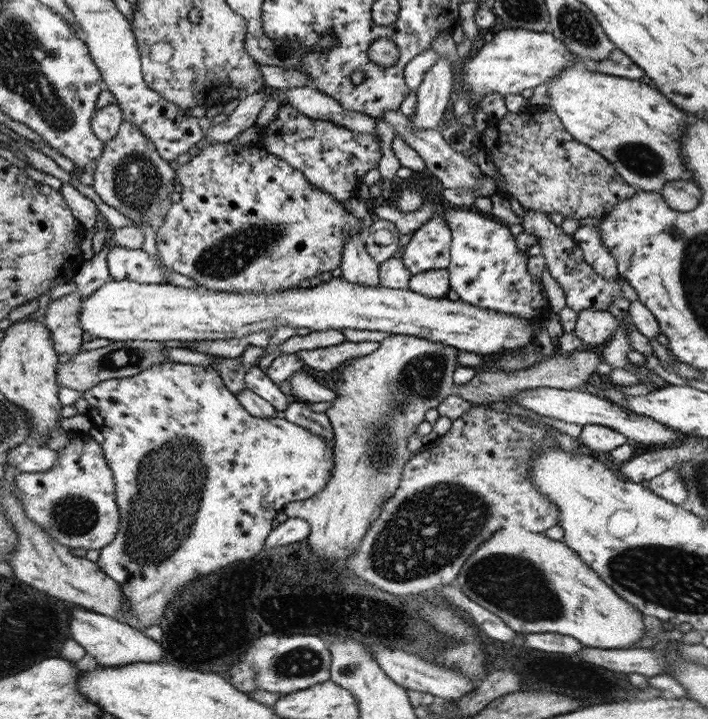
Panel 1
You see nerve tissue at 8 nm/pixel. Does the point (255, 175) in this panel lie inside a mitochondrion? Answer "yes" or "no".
no

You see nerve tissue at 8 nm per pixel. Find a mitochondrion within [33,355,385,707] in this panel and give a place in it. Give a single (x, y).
(172, 486)

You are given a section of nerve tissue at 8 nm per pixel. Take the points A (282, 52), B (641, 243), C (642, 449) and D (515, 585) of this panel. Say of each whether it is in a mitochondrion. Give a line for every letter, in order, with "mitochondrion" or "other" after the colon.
A: mitochondrion
B: other
C: other
D: mitochondrion

